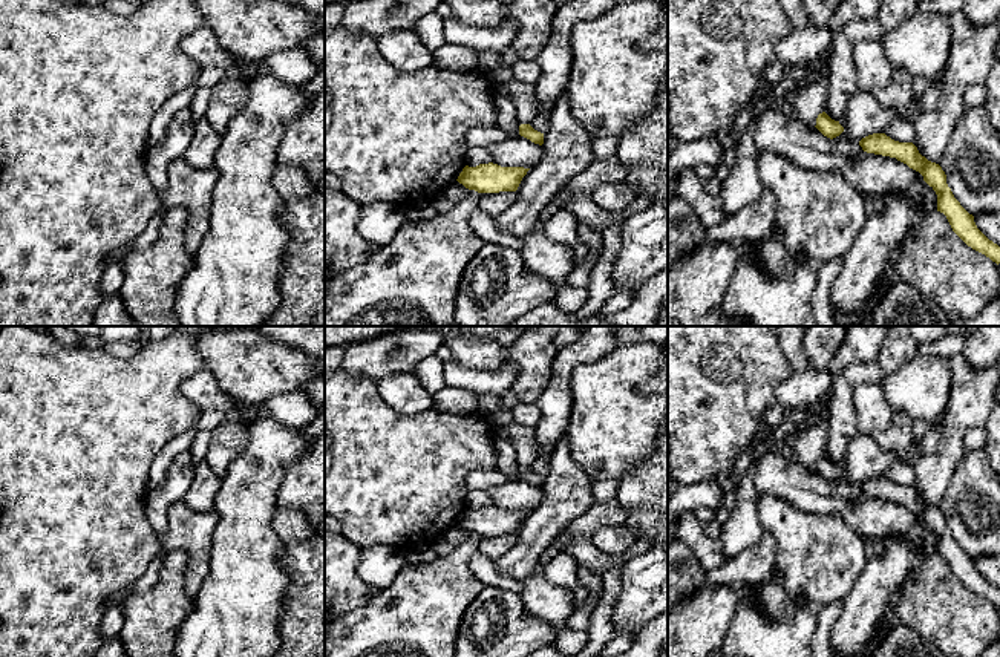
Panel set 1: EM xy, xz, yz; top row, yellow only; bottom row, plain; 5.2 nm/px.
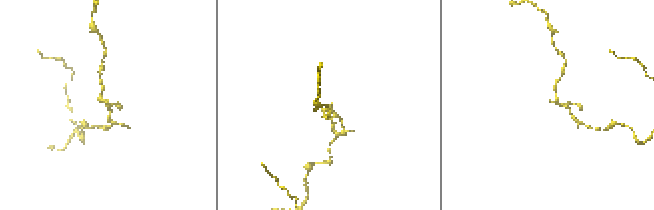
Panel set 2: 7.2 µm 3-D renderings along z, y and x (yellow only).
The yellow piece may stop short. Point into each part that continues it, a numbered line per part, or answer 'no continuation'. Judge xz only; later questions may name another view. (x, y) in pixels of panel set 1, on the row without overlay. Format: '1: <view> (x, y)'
1: xz (489, 405)

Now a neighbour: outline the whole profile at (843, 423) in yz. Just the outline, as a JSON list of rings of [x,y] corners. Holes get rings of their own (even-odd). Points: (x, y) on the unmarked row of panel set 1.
[[[877,361],[855,363],[833,378],[833,386],[825,400],[828,427],[824,455],[835,464],[845,458],[850,441],[859,435],[855,394],[859,384],[881,381],[884,371]]]

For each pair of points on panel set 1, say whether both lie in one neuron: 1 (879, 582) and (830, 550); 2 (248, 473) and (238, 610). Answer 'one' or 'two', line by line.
1: two
2: one

